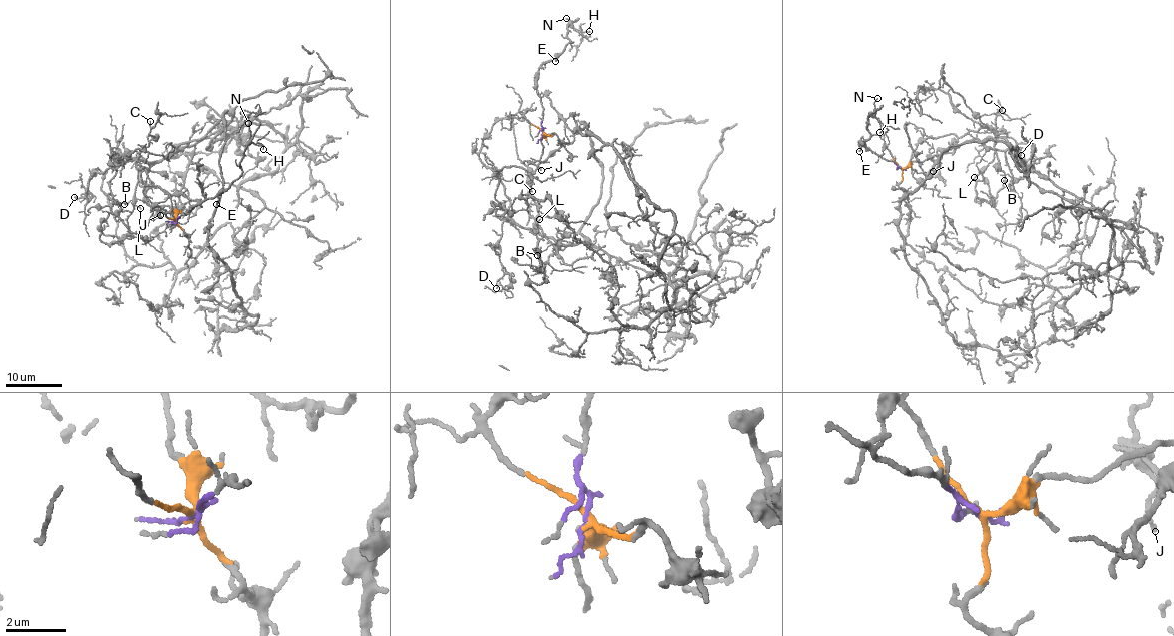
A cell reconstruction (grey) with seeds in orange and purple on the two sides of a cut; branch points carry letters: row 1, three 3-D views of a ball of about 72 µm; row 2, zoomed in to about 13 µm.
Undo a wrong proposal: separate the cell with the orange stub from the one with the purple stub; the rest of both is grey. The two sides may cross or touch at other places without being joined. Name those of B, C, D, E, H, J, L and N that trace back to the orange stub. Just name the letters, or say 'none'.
B, C, D, J, L

